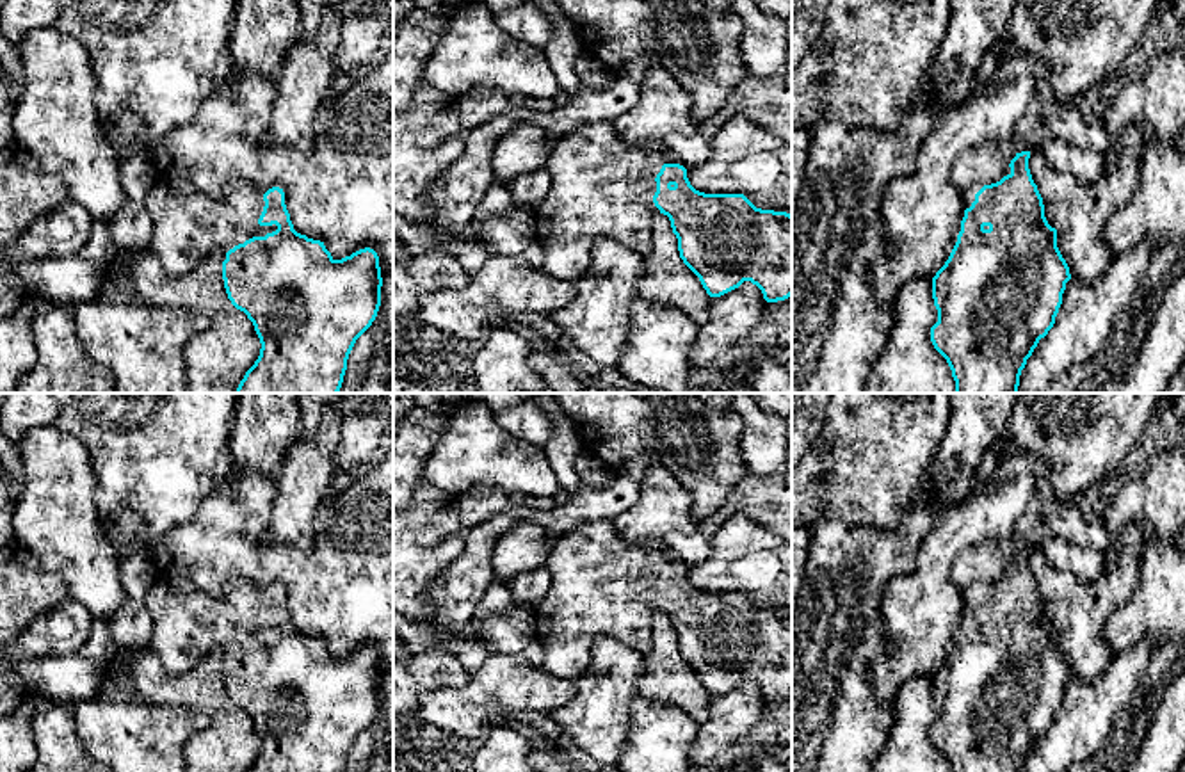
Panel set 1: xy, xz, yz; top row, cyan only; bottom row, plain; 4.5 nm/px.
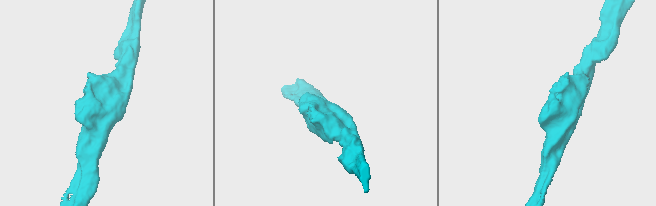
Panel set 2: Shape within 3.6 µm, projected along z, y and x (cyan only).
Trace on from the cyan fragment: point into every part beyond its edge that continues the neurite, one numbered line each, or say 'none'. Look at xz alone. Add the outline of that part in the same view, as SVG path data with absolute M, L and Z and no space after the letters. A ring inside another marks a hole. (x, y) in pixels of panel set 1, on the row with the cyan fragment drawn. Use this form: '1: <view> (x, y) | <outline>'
1: xz (600, 187) | M591 123L562 135L552 146L546 171L550 189L536 217L536 238L544 251L543 270L557 279L576 281L589 265L598 238L612 238L641 256L653 245L651 222L660 213L653 203L657 174L664 160L655 149L628 146L614 123Z

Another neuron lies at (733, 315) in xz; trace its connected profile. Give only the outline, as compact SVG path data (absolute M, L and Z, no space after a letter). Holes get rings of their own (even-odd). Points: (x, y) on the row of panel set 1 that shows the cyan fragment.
M751 281L738 288L710 297L710 318L699 326L699 334L690 350L692 366L724 363L724 354L760 326L767 310L762 290Z

